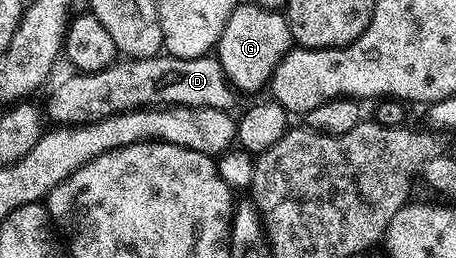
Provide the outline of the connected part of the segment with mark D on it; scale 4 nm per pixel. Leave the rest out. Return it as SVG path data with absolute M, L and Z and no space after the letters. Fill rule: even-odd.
M168 55L118 59L111 67L94 73L74 72L49 93L49 117L57 127L90 125L111 115L129 113L132 109L151 109L182 105L198 109L215 107L232 110L235 90L225 77L216 56L179 59Z

